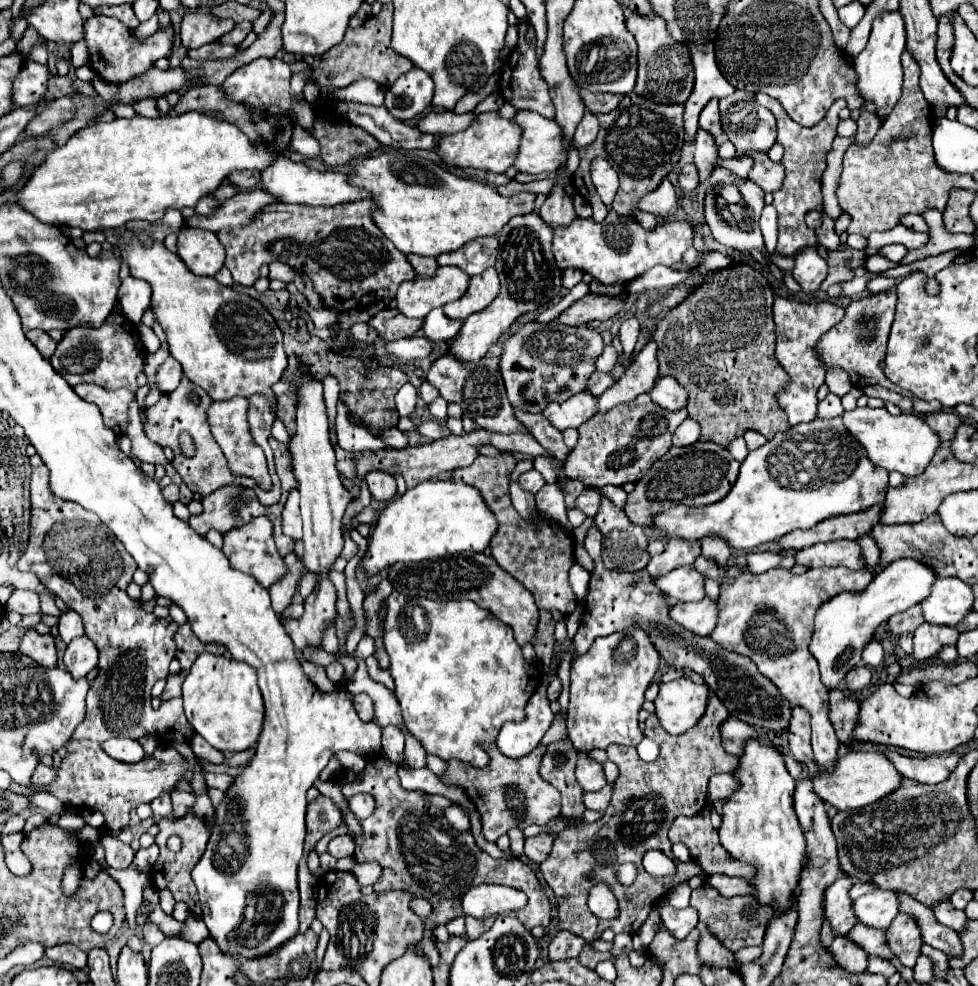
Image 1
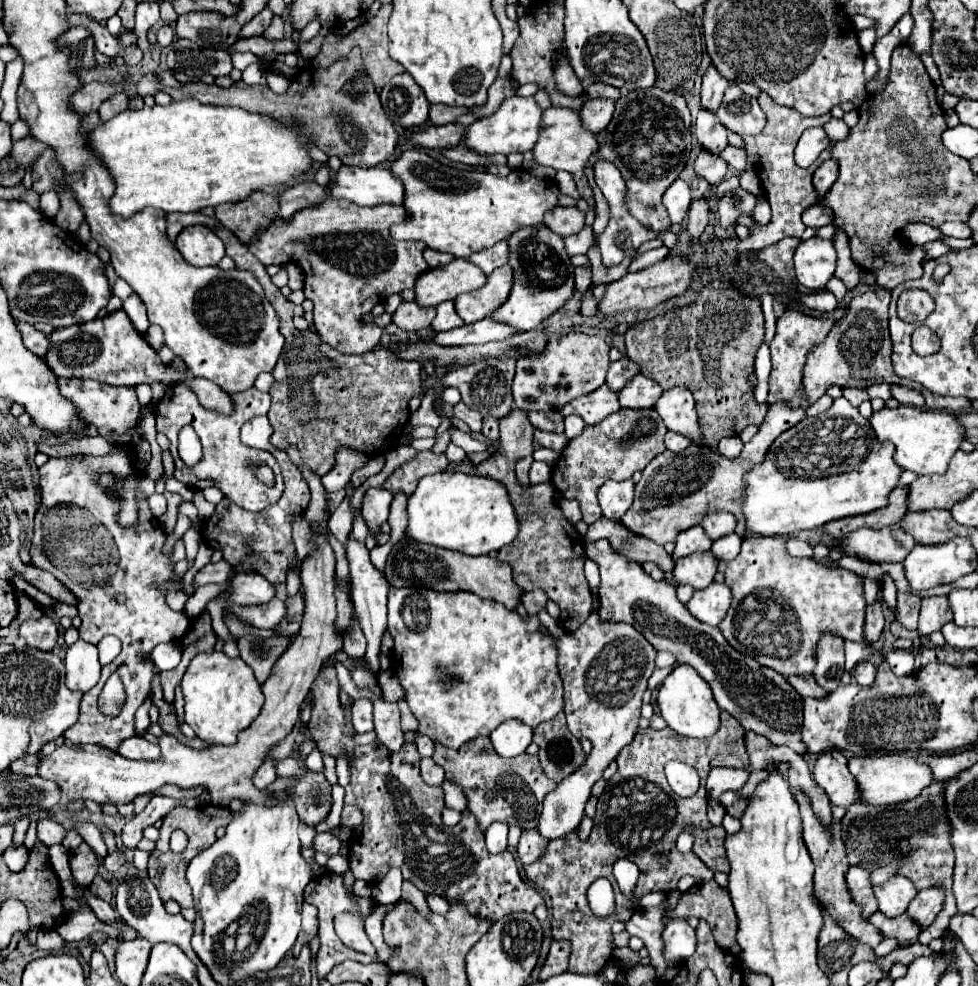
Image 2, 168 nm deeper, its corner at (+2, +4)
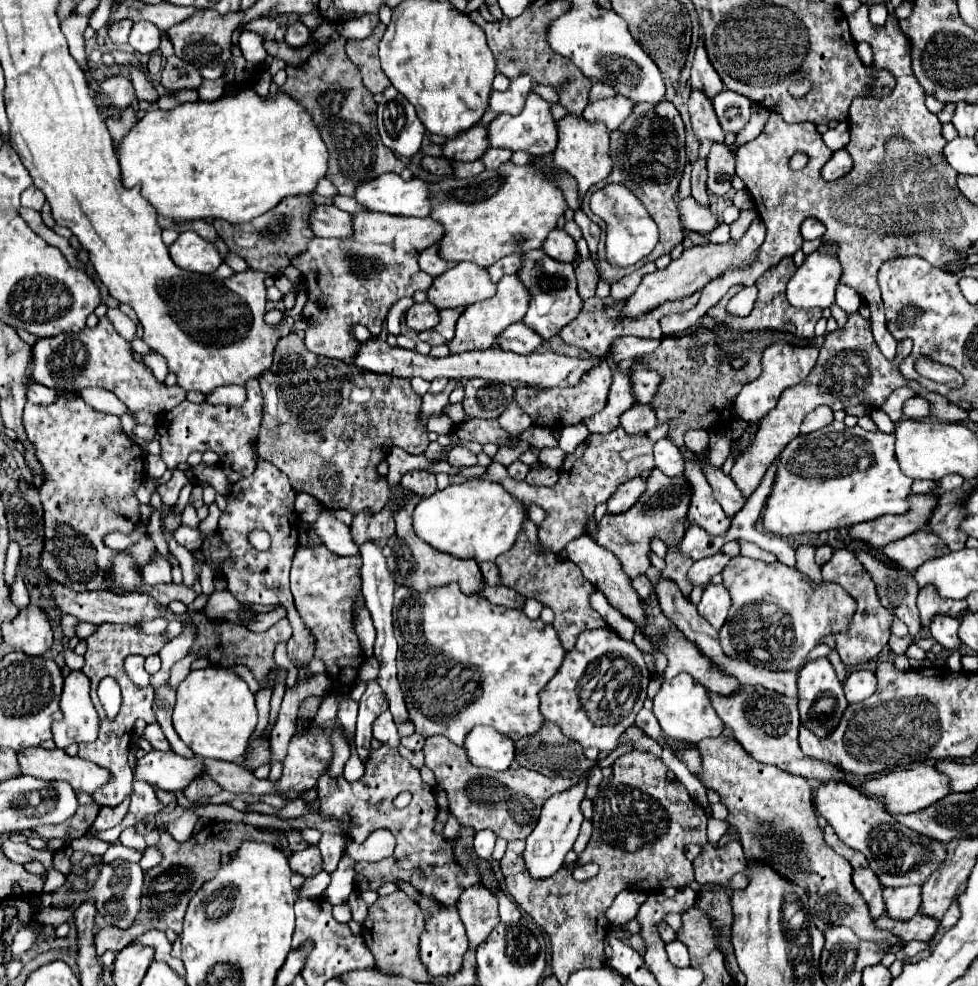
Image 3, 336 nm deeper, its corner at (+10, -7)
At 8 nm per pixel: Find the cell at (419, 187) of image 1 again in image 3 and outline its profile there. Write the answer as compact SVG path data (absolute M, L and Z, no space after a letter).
M542 155L540 159L544 161L544 169L536 167L534 163L514 165L512 161L506 161L498 169L484 169L478 177L468 177L468 179L444 177L436 181L432 189L430 217L440 221L446 229L444 237L440 239L440 257L444 257L446 261L456 261L456 263L474 261L480 267L490 267L492 263L510 253L526 253L530 249L540 249L548 233L556 227L558 219L568 209L562 189L556 185L556 173L562 169L554 167L550 155Z

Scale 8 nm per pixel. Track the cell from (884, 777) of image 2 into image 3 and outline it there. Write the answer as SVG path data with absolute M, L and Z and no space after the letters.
M924 763L924 765L914 767L914 769L902 769L902 771L892 771L892 773L874 777L862 785L862 791L874 793L874 795L890 801L886 811L892 815L894 813L914 813L914 811L926 809L932 803L936 803L938 799L944 799L946 795L950 795L950 779L946 779L946 775L942 775L936 769L936 765Z

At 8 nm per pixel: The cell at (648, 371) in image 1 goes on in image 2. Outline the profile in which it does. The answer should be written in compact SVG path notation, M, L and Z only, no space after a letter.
M638 374L630 384L626 384L626 388L618 390L618 400L620 400L620 406L624 408L652 408L660 394L662 394L662 388L658 386L656 380L650 380L644 374Z

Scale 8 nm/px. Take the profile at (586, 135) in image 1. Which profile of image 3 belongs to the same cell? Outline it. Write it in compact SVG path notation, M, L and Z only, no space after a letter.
M614 95L610 99L600 99L600 101L588 103L588 107L584 109L582 115L590 123L602 121L602 123L606 123L606 127L610 131L614 131L630 115L632 109L634 109L634 101L630 101L630 99L622 97L622 95Z

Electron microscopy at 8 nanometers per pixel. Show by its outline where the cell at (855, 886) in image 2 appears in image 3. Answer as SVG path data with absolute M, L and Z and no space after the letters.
M868 867L854 869L854 887L866 899L866 903L870 907L870 915L874 919L878 919L886 911L886 907L884 907L884 899L882 899L882 885L878 883L878 877L874 875L874 871L870 871Z

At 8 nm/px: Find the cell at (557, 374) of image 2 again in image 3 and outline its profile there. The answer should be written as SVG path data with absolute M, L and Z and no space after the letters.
M604 361L604 363L598 363L598 367L592 367L576 387L566 387L566 389L554 387L554 389L546 389L546 391L536 391L530 387L518 387L516 389L516 401L534 419L536 425L544 425L548 429L566 427L566 425L582 423L586 417L602 411L602 407L606 407L610 383L612 383L612 371L610 371L608 363Z

